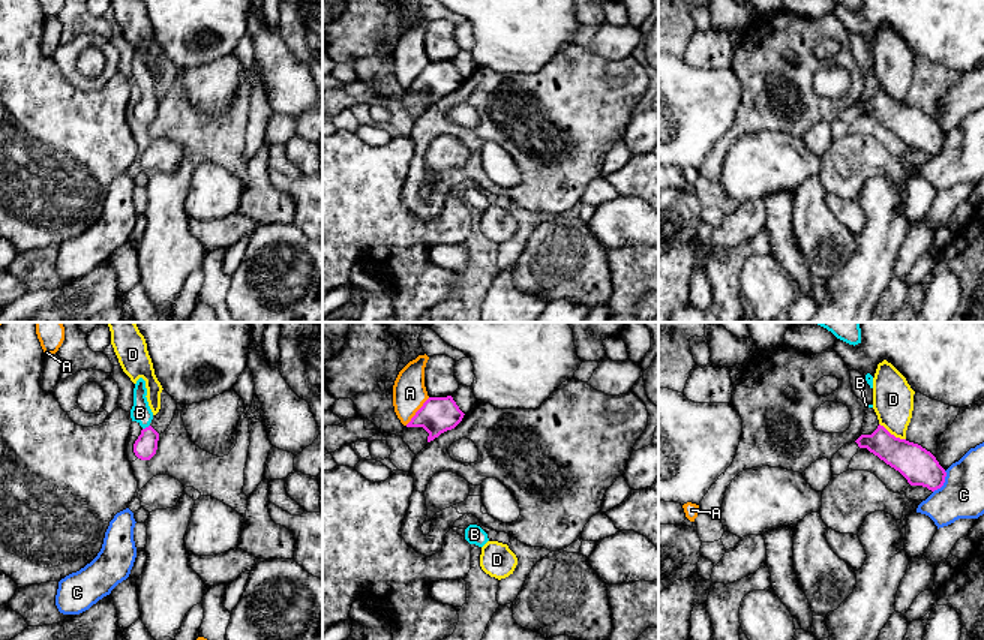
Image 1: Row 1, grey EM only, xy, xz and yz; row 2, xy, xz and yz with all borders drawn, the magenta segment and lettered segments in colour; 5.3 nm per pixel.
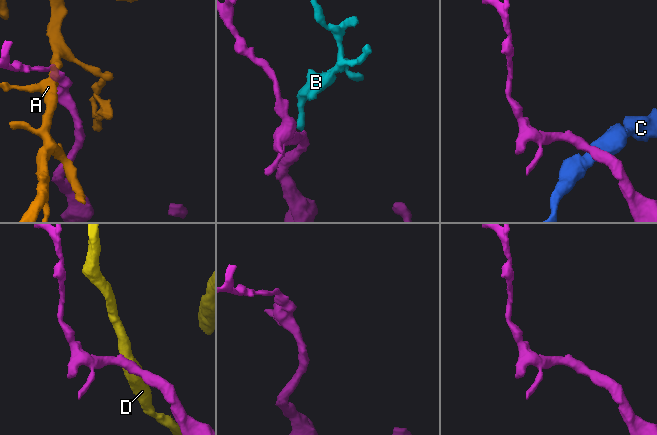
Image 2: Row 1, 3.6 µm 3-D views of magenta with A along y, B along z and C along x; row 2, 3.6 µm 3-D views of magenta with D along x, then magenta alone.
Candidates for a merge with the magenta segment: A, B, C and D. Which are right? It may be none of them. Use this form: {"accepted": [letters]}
{"accepted": ["B"]}

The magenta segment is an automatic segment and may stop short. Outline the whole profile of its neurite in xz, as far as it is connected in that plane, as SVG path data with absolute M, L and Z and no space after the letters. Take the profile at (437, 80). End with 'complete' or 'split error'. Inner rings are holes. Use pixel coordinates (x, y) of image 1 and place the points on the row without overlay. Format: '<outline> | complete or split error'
M452 60L429 61L406 91L423 91L429 97L428 106L430 106L441 97L454 93L464 79Z | complete

